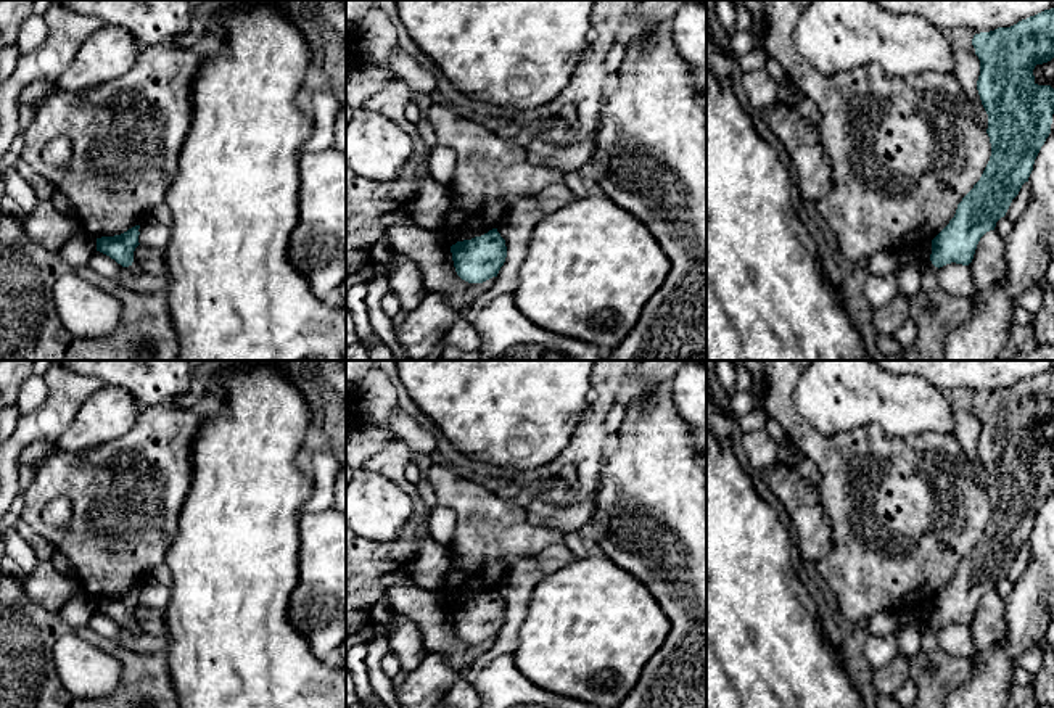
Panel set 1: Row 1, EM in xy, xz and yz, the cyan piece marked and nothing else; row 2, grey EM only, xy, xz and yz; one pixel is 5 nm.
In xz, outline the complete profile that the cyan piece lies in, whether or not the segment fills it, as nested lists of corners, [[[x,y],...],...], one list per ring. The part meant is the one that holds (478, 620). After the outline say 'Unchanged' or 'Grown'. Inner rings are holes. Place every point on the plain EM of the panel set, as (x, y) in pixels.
[[[497,589],[481,597],[457,602],[451,607],[457,636],[468,644],[483,644],[497,637],[507,618],[505,600]]]. Unchanged

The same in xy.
[[[135,586],[121,595],[97,599],[97,611],[109,616],[135,636],[145,634],[145,631],[134,621],[134,611],[140,605],[138,589],[140,586]]]. Grown

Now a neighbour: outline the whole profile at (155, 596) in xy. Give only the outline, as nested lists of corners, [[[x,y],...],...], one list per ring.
[[[146,579],[145,582],[140,584],[138,592],[140,592],[138,595],[140,605],[145,605],[154,610],[164,610],[171,599],[172,589],[171,586],[164,586]]]

